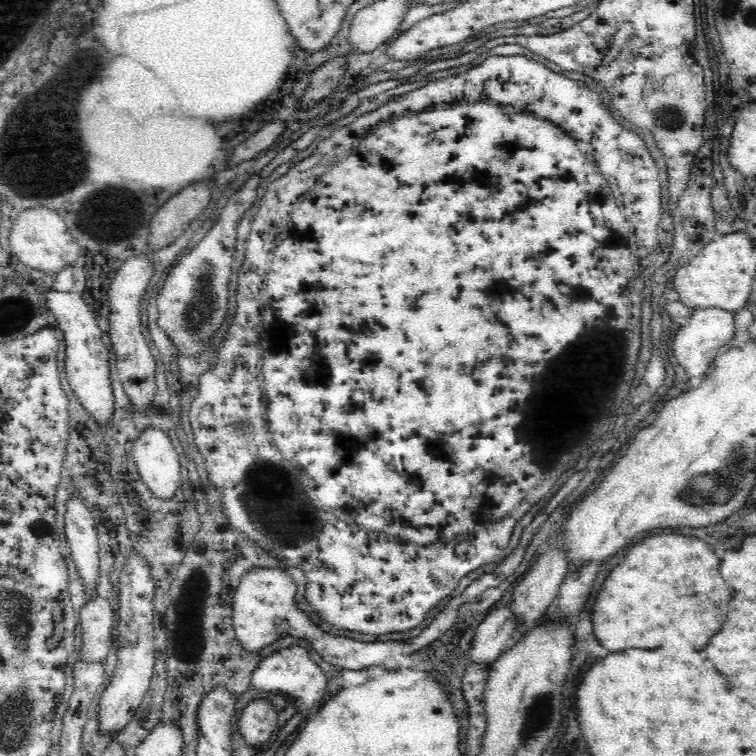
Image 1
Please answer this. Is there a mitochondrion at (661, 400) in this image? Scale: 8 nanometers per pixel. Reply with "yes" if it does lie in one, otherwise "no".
no

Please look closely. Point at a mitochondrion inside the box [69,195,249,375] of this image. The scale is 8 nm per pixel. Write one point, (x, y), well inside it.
(199, 318)

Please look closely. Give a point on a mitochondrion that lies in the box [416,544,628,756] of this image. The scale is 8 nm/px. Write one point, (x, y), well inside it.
(538, 714)

